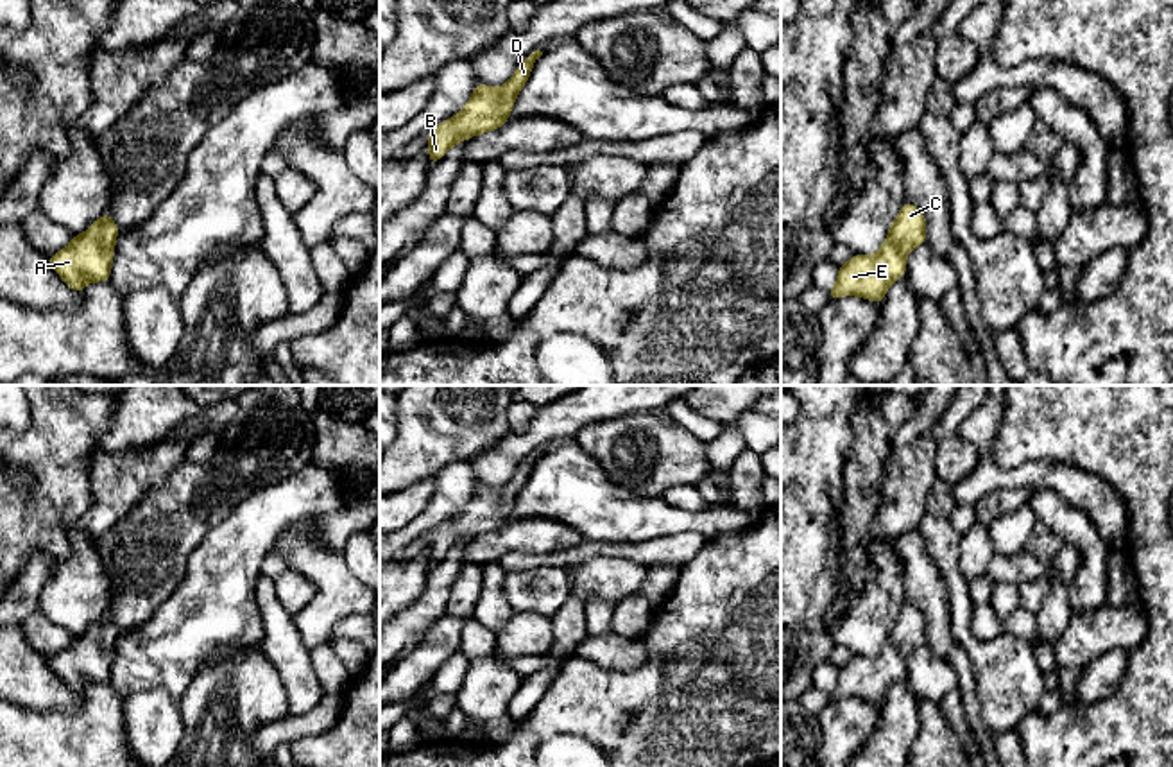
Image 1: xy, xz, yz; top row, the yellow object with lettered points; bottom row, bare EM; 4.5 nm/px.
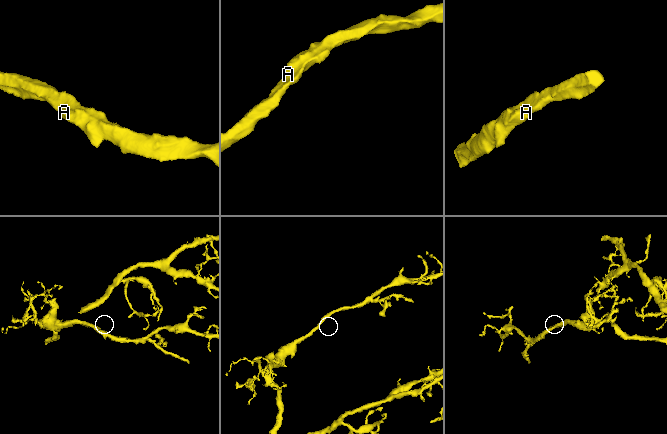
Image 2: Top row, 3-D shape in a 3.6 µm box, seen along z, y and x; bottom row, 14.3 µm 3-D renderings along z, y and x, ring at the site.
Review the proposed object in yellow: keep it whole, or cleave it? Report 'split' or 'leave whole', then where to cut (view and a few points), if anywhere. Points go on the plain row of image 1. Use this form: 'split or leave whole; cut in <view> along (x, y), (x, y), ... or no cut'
leave whole; no cut

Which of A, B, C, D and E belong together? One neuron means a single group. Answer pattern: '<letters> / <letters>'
A B C D E

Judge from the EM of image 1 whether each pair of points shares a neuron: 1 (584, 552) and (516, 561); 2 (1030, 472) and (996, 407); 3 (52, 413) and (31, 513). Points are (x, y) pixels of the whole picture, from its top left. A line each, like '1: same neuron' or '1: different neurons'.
1: same neuron
2: same neuron
3: same neuron

